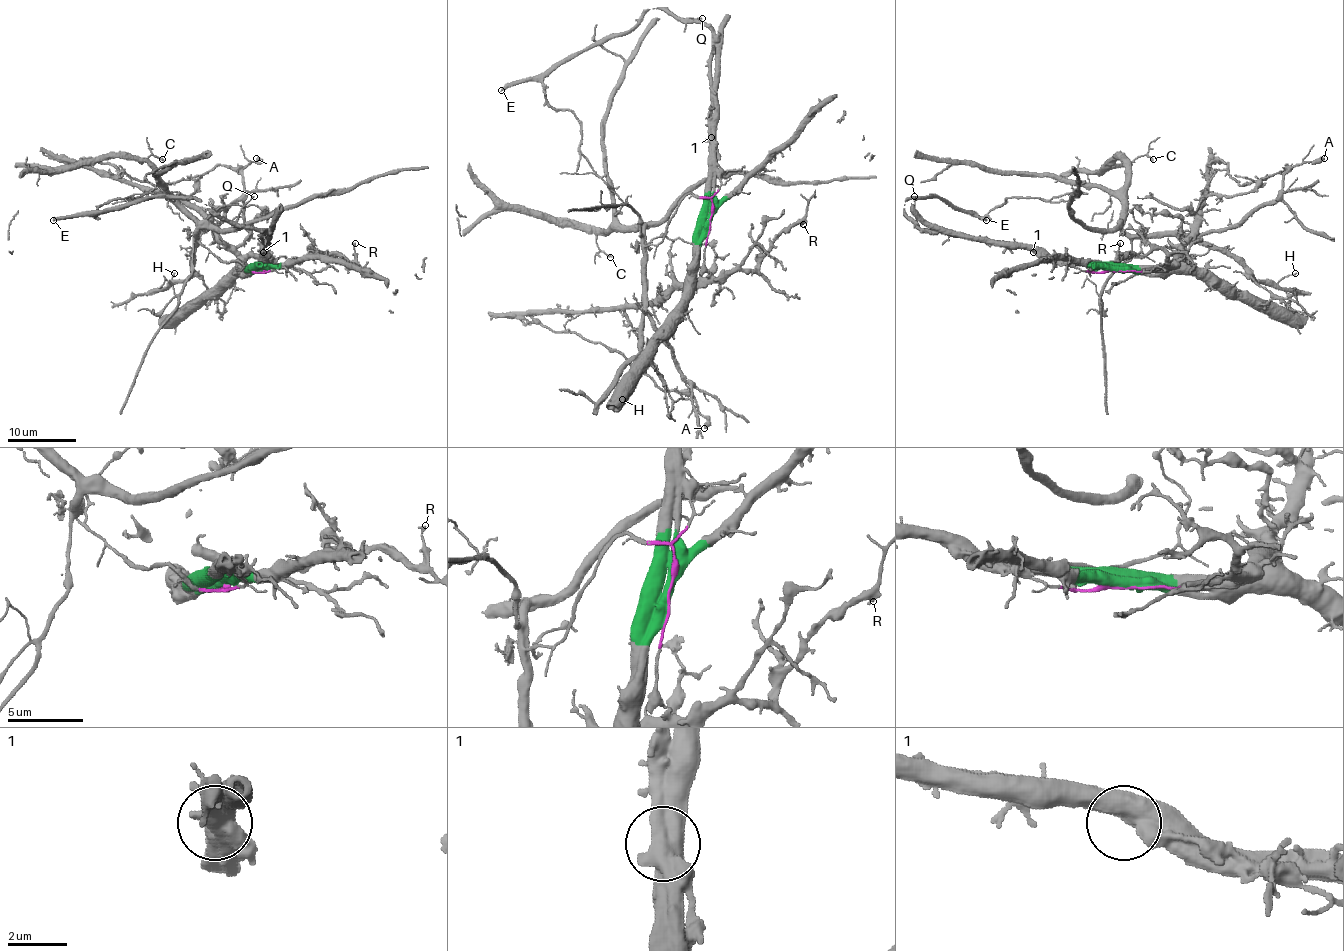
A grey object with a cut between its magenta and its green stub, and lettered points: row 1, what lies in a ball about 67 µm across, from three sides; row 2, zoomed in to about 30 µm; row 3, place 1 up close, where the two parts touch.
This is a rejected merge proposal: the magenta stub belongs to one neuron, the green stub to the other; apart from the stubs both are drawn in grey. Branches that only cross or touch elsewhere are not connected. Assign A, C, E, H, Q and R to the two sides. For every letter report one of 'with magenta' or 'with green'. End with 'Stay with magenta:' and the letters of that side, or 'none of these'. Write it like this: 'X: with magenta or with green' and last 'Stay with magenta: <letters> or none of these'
A: with magenta
C: with magenta
E: with green
H: with magenta
Q: with green
R: with green
Stay with magenta: A, C, H

